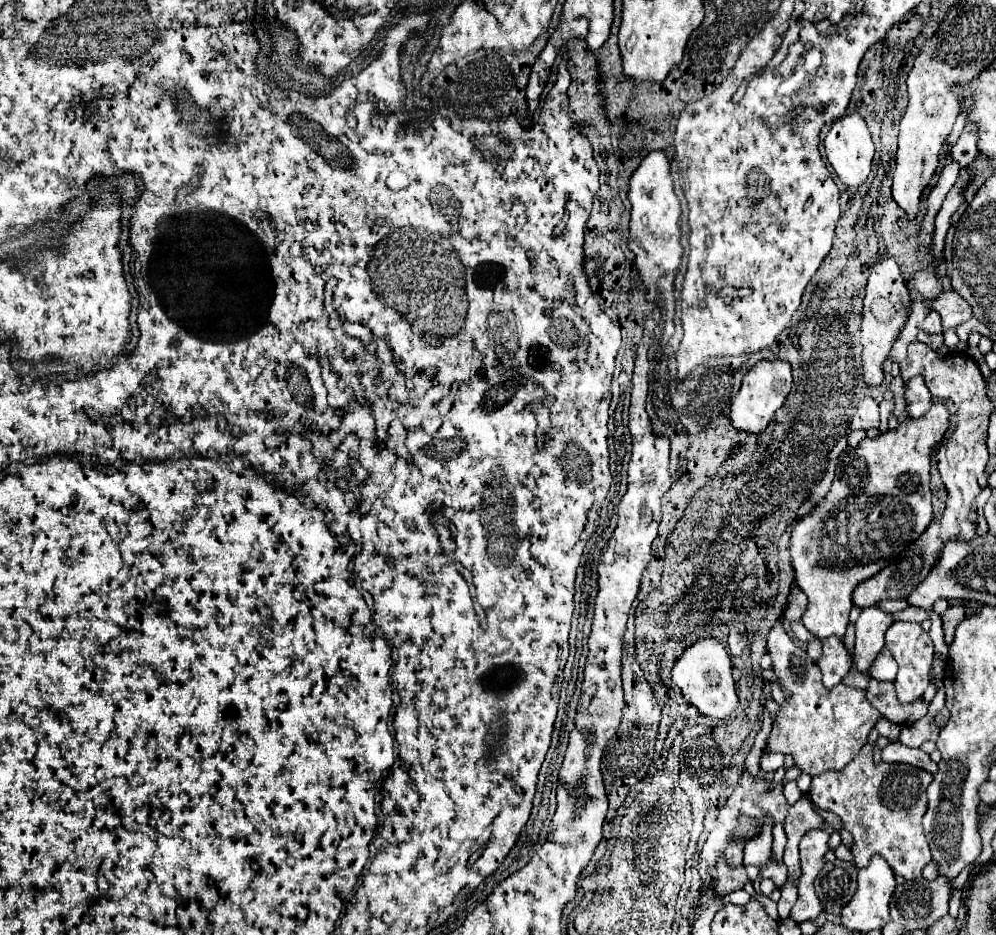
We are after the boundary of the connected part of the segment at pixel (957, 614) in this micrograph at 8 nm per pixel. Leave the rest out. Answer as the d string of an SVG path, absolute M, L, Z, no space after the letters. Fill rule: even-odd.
M950 605L944 615L942 615L942 625L944 625L944 639L946 643L952 643L954 629L962 621L962 617L968 615L968 609L964 605Z

